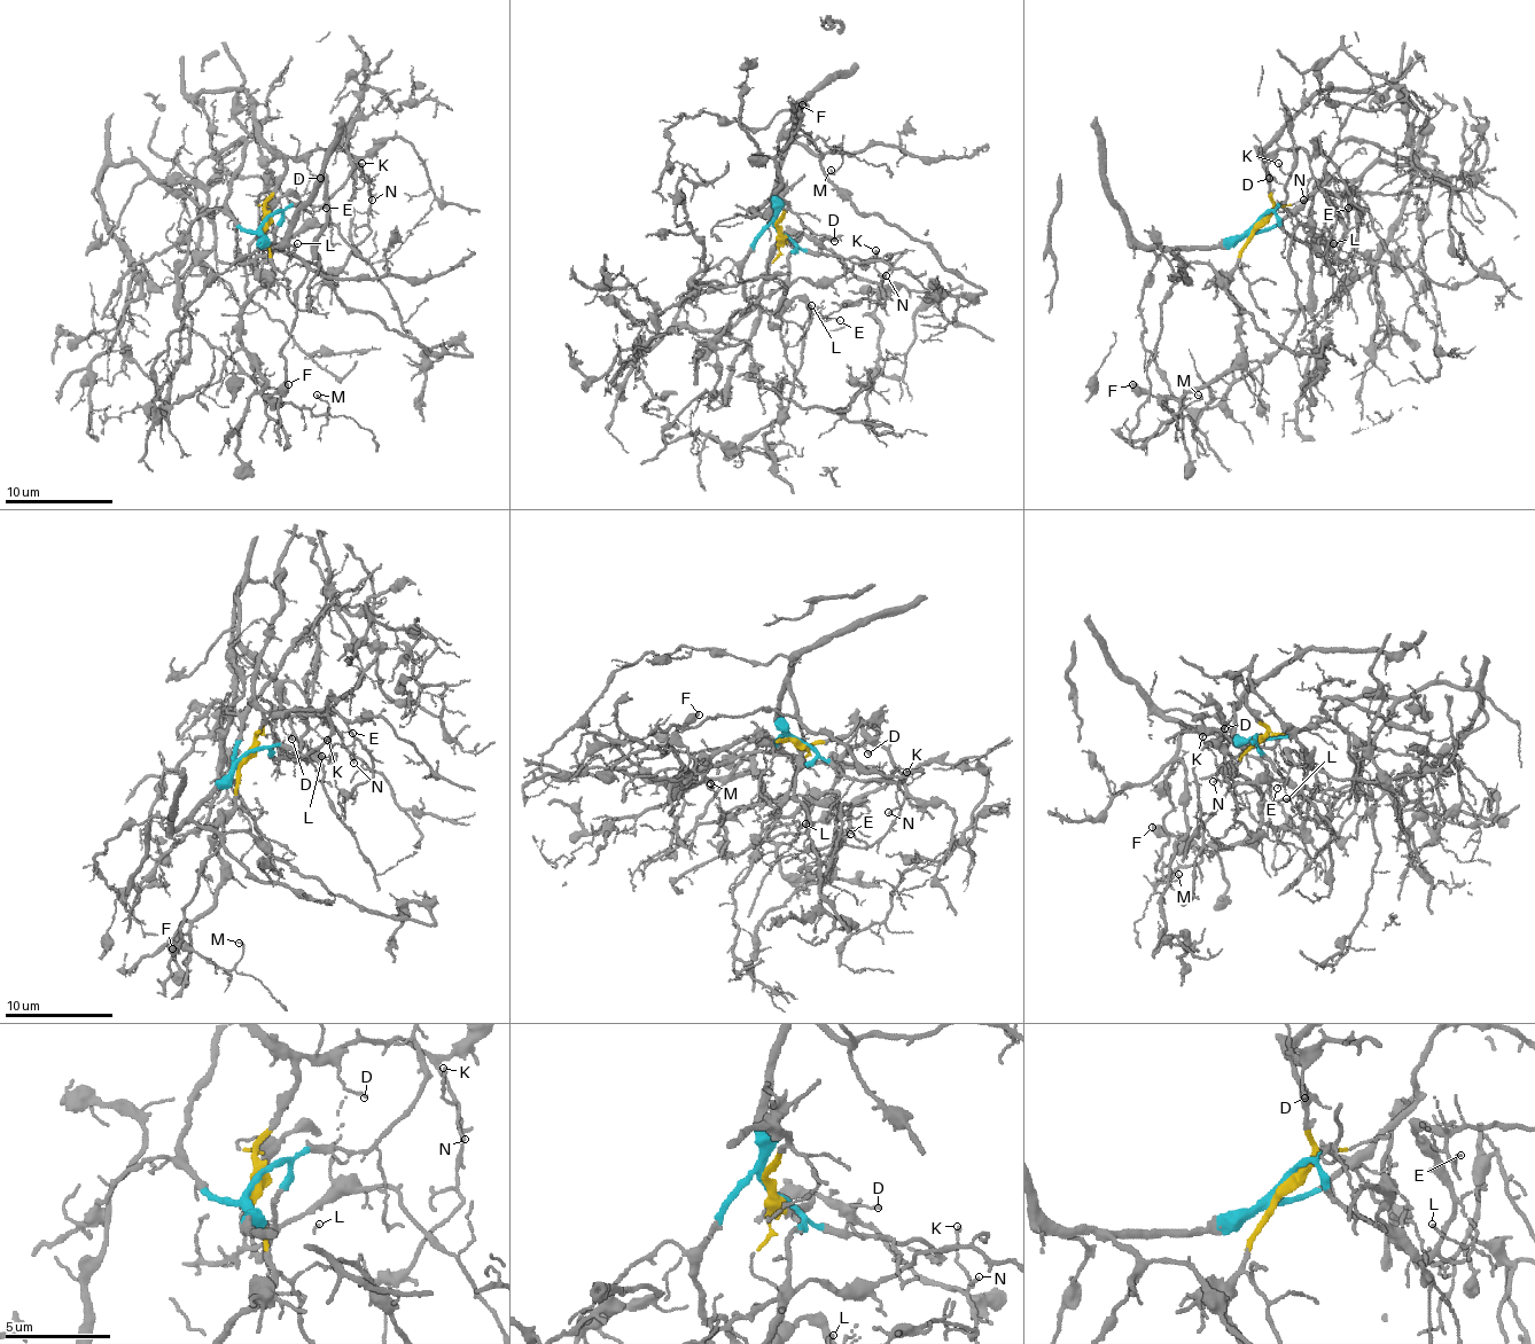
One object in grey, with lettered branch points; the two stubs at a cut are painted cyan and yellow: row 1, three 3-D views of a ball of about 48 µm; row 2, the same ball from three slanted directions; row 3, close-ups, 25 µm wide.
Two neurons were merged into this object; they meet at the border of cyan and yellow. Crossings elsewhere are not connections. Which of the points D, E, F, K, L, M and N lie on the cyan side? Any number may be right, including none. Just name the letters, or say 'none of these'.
E, L

